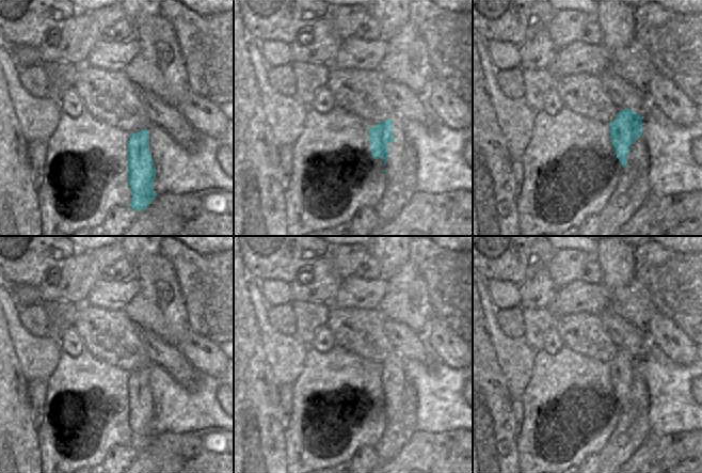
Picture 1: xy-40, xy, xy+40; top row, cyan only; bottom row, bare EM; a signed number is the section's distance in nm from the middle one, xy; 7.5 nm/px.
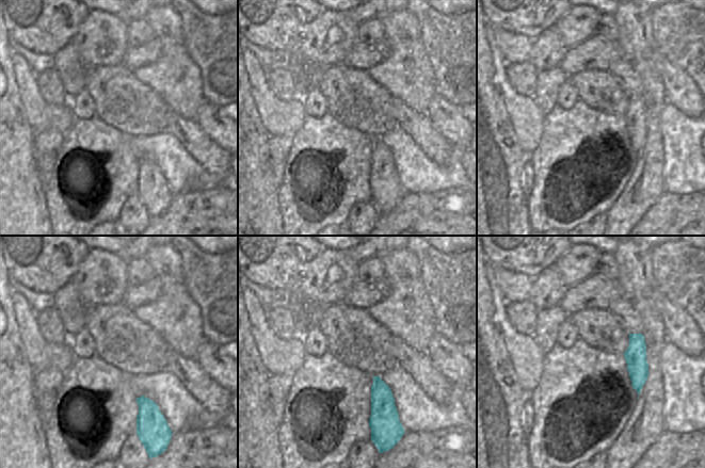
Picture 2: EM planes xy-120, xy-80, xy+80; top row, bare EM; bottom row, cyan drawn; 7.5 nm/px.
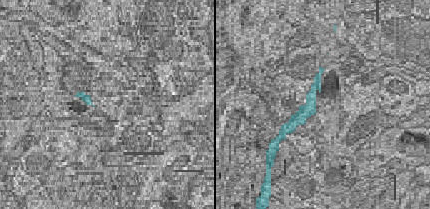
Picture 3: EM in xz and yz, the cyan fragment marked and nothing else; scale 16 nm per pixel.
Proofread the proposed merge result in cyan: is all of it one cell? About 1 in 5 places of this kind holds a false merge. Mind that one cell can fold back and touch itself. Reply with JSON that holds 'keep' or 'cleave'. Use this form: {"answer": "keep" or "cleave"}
{"answer": "keep"}

